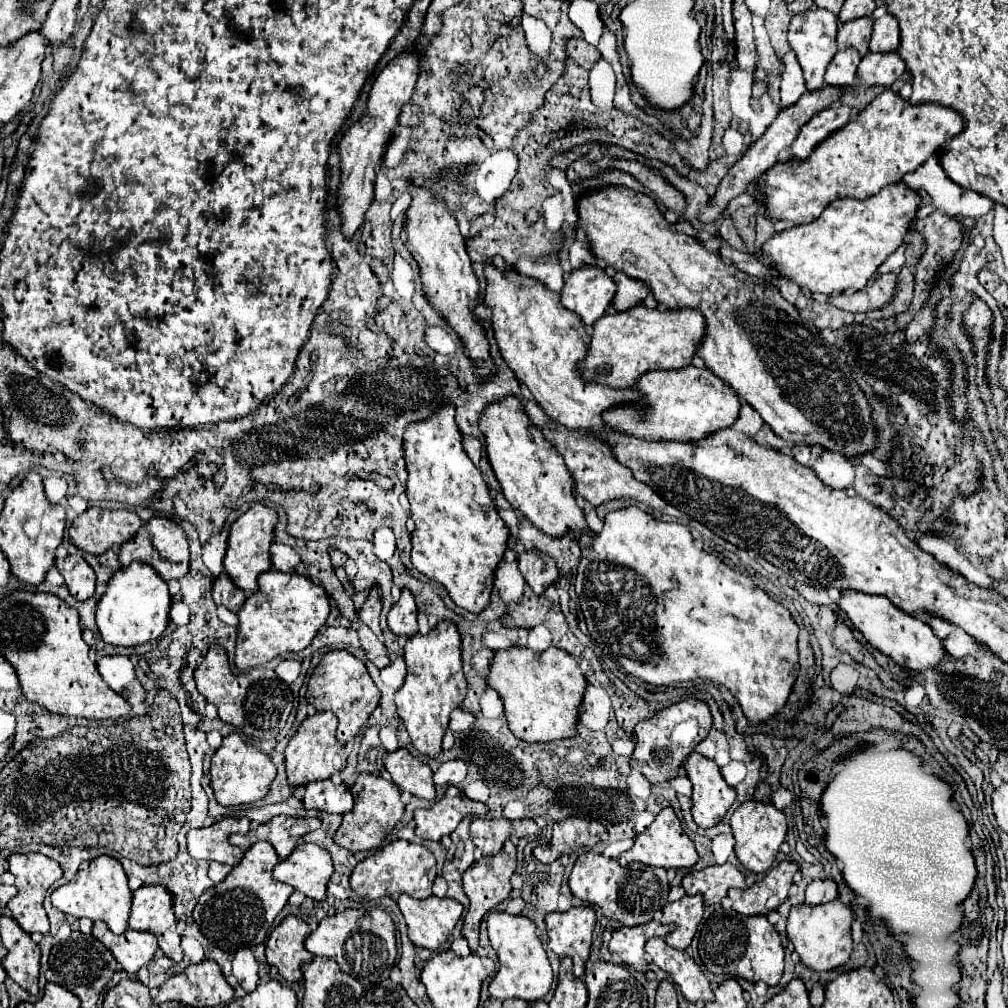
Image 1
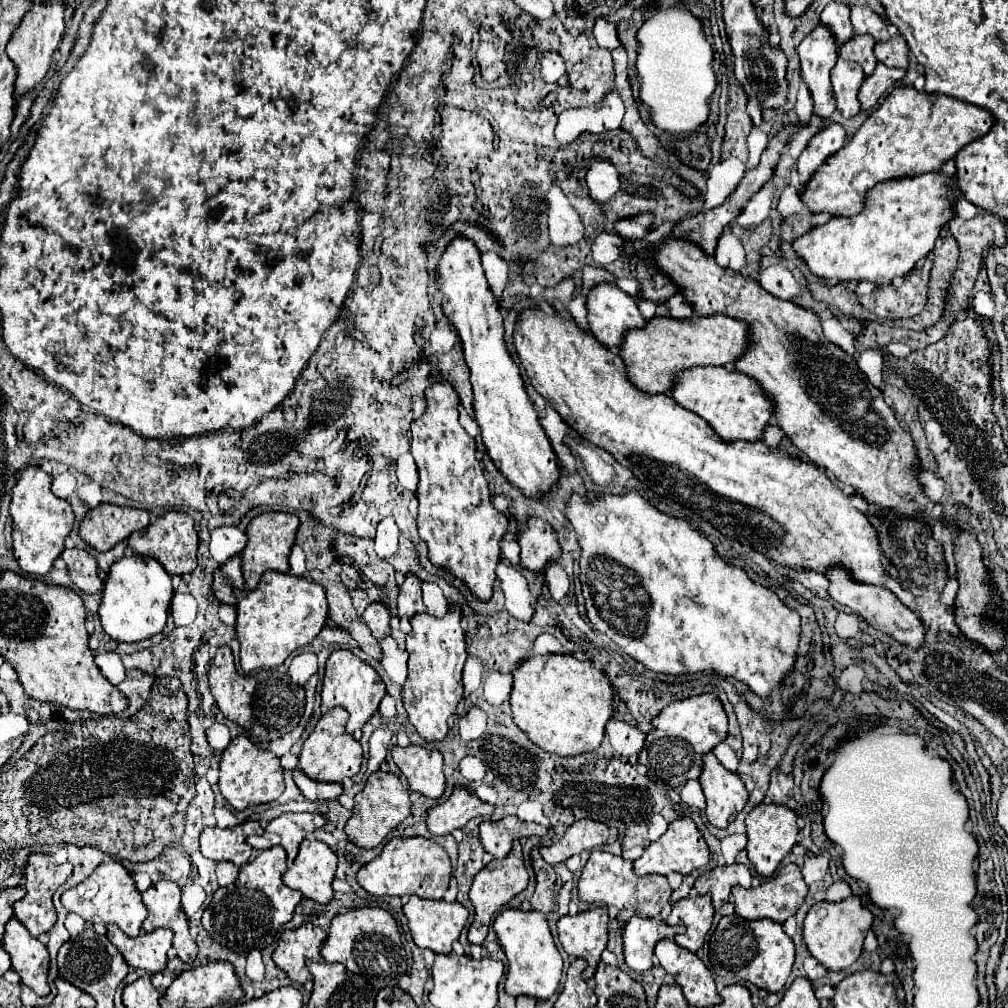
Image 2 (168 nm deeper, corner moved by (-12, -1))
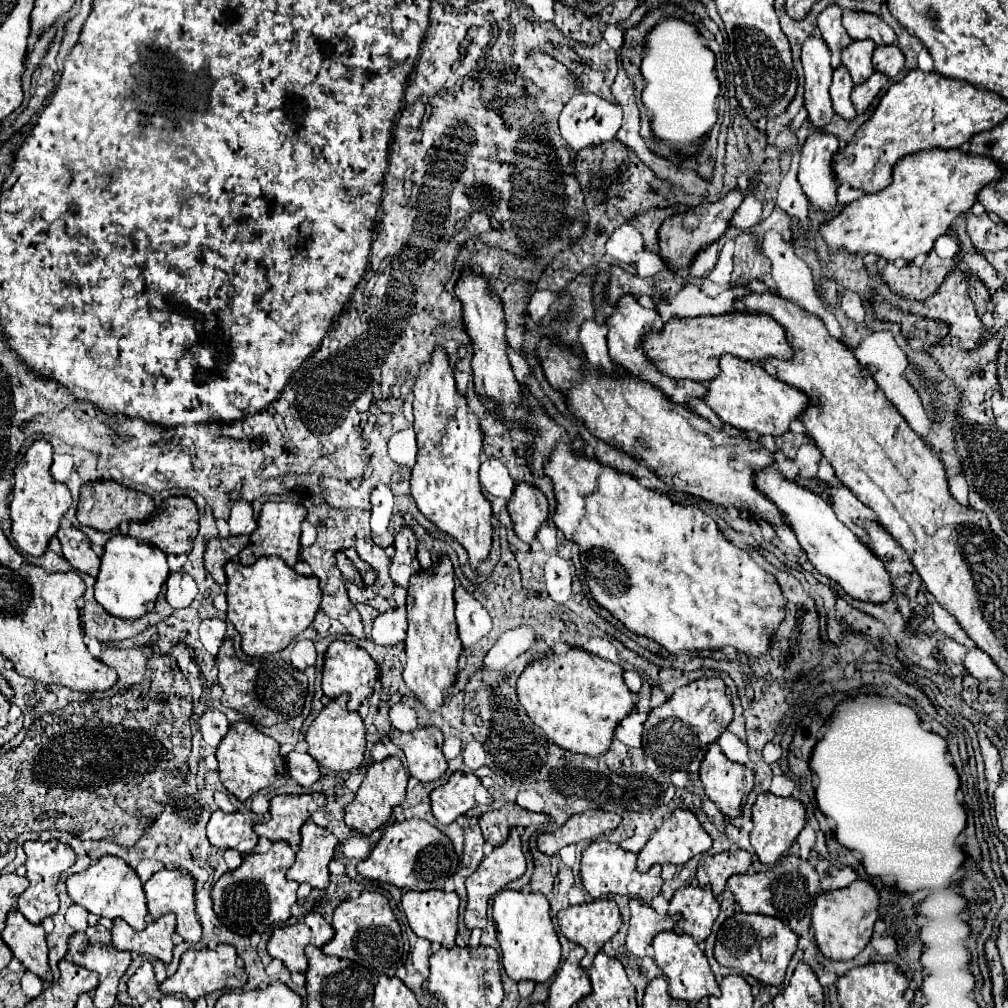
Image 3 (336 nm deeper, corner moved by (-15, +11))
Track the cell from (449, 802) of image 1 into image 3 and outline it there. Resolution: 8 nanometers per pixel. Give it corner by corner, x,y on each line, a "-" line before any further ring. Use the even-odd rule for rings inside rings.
454,772
446,784
434,788
430,800
432,812
440,824
452,824
478,804
492,804
492,796
482,782
474,774
464,772

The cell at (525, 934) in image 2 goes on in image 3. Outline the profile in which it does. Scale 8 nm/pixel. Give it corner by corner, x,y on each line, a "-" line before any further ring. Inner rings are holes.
502,890
492,904
492,918
496,924
496,936
502,950
504,972
520,982
546,982
560,966
560,942
550,918
550,904
542,892
518,892

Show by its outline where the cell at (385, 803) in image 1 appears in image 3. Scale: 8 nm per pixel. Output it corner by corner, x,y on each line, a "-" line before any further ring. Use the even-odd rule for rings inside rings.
386,758
382,762
374,762
368,772
364,782
360,784
356,798
352,800
352,804
346,806
346,814
344,814
344,822
348,824
348,828
368,836
372,834
376,828
380,828
382,824
386,824
386,820
392,814
392,808
398,806
404,800
406,794
406,782
408,782
408,774
400,762
400,758

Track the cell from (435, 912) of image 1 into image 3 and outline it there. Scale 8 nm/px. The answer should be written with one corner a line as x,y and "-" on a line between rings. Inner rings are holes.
428,890
406,892
402,896
402,908
412,932
444,948
454,948
458,930
458,906
460,898
456,892

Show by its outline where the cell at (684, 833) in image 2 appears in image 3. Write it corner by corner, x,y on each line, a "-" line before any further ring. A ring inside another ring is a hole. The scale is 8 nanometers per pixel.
674,810
668,820
652,834
652,838
646,842
646,846
638,854
638,872
648,872
654,864
686,864
696,854
702,854
710,850
712,838
706,834
698,818
690,810

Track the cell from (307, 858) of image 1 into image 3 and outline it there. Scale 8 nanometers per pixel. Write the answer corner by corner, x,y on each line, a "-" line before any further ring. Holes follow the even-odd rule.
314,822
302,826
302,844
296,852
296,862
288,868
286,878
306,882
312,888
328,888
328,862
336,850
336,836

